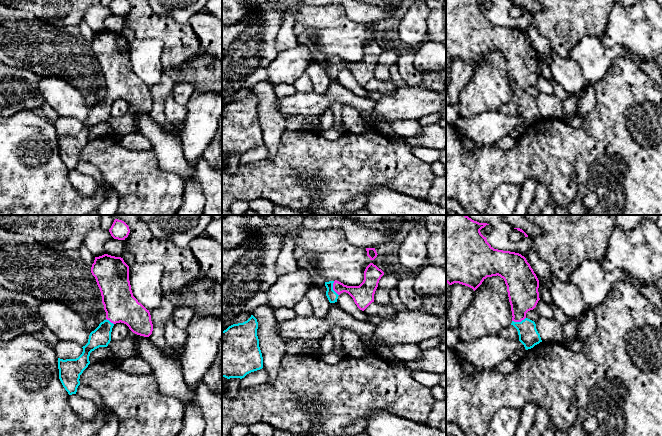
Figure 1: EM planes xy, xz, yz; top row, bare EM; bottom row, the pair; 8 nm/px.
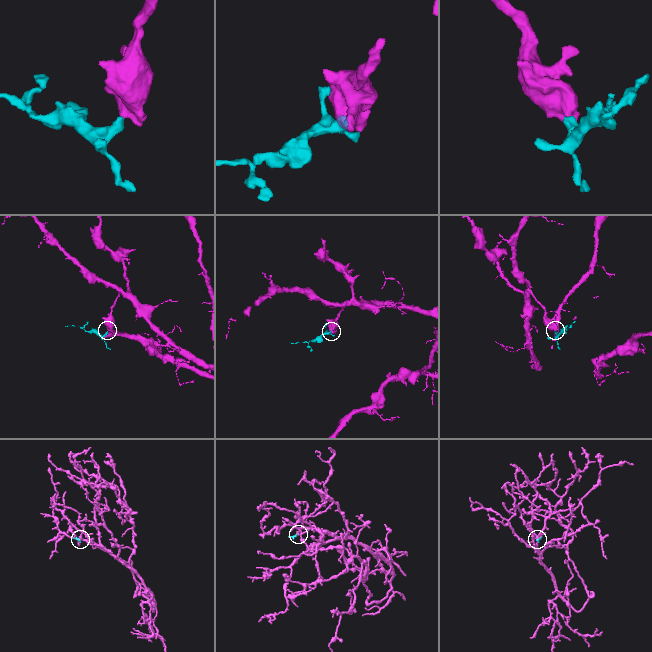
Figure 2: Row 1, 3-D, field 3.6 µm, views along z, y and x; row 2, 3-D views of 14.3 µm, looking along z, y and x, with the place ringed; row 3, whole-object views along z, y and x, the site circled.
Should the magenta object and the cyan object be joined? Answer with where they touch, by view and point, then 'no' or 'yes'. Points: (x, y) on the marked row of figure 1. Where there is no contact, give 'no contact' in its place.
contact xz (333, 288); yes

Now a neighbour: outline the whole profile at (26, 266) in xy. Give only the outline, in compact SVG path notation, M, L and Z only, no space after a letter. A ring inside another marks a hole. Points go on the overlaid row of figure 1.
M0 228L0 285L10 291L26 293L38 300L59 301L83 319L89 316L89 309L98 304L95 292L96 279L83 261L79 250L56 250L39 244L31 236L13 233L2 228Z

